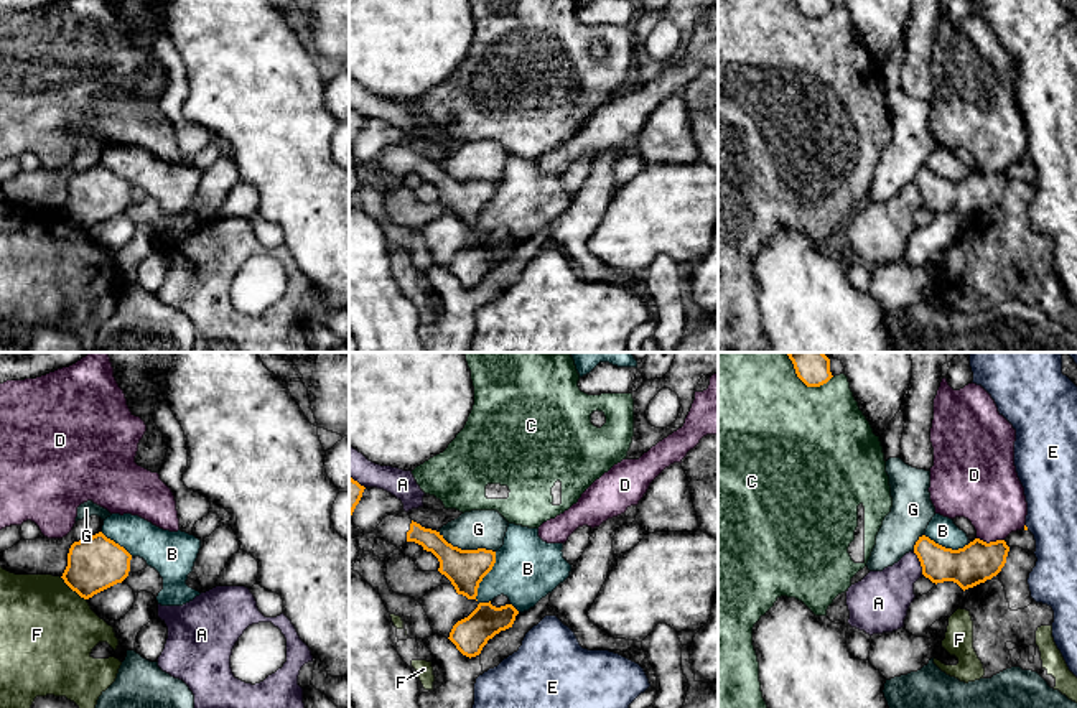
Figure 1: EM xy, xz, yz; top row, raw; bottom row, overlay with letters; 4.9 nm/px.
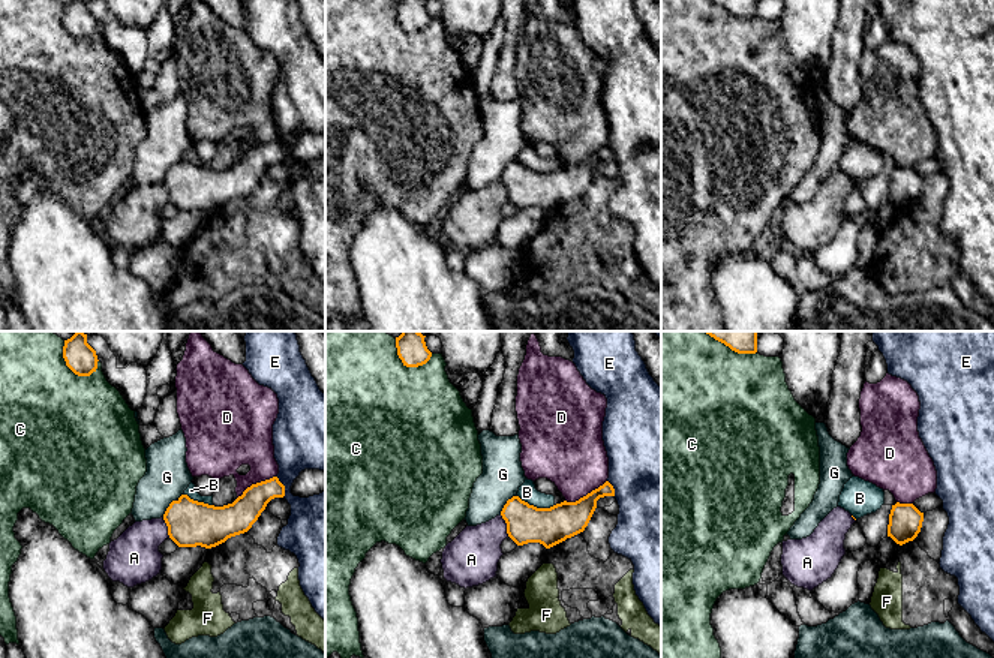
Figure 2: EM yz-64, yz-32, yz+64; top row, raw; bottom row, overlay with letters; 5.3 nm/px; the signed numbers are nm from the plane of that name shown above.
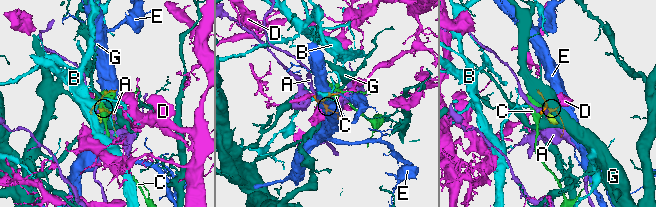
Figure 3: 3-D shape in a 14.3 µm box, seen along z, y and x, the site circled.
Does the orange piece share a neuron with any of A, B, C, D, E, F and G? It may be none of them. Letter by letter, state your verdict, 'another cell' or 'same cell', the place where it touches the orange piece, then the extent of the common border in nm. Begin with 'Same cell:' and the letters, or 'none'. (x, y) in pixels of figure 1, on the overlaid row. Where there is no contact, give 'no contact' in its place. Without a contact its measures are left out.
Same cell: none
A: another cell; contact yz (919, 560); length 130 nm
B: another cell; contact xz (483, 577); length 260 nm
C: another cell; contact yz (804, 382); length 260 nm
D: another cell; contact yz (990, 542); length 140 nm
E: another cell; contact yz (1026, 527); length 30 nm
F: another cell; contact xy (73, 590); length 180 nm
G: another cell; contact xz (466, 550); length 300 nm

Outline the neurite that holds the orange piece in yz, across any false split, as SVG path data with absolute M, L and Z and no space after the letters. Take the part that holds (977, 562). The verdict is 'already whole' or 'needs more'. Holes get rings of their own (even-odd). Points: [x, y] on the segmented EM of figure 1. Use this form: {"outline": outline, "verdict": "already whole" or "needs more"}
{"outline": "M922 535L914 545L914 553L921 561L922 575L925 578L929 578L935 585L944 581L953 581L963 591L996 576L1006 563L1008 552L1009 547L1006 545L1005 540L986 543L980 538L975 538L963 548L952 550Z", "verdict": "already whole"}

